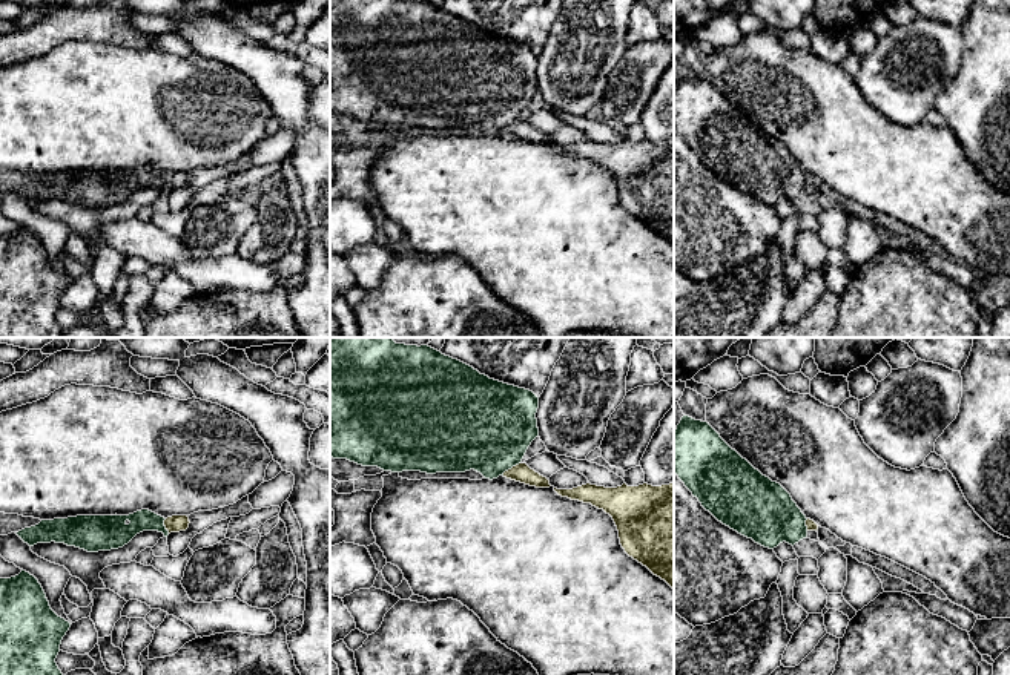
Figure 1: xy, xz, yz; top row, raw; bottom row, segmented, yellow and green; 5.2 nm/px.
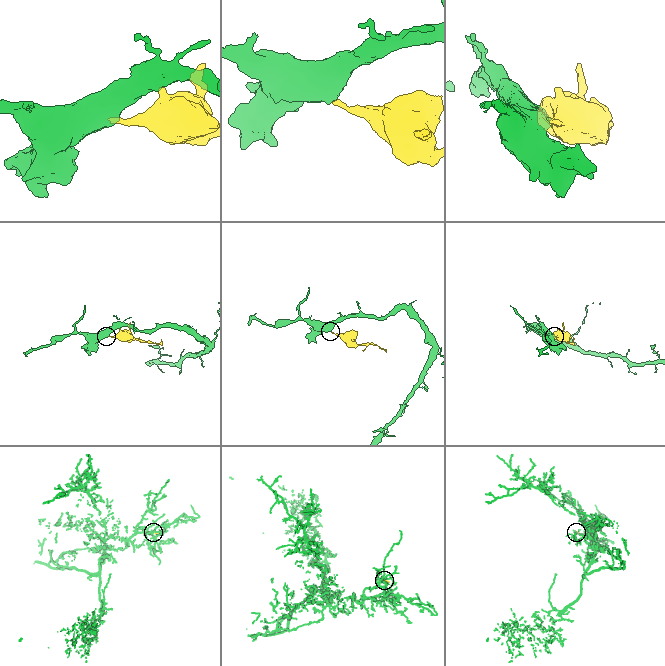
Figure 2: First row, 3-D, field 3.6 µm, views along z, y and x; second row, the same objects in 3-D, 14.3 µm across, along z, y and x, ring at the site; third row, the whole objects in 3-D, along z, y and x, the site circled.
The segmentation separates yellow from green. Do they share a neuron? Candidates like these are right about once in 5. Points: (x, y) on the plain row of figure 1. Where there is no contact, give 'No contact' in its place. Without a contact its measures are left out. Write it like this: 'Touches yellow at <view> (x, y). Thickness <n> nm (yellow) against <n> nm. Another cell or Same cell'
Touches yellow at xz (511, 125). Thickness 100 nm (yellow) against 460 nm. Another cell

